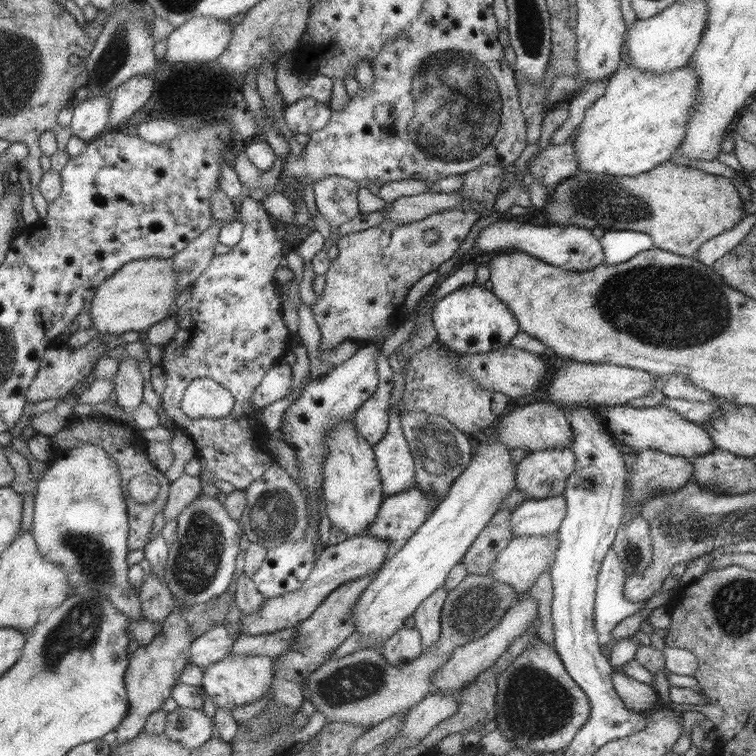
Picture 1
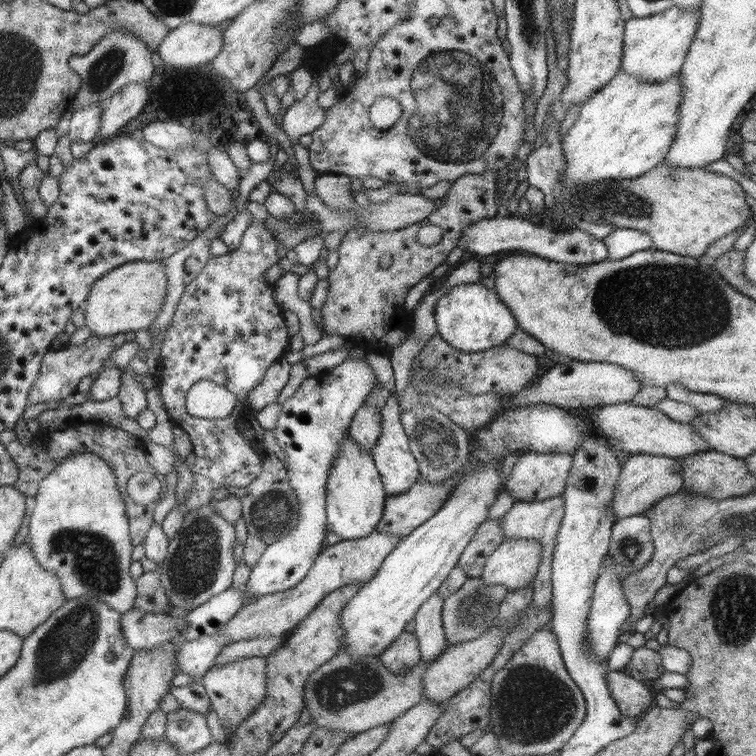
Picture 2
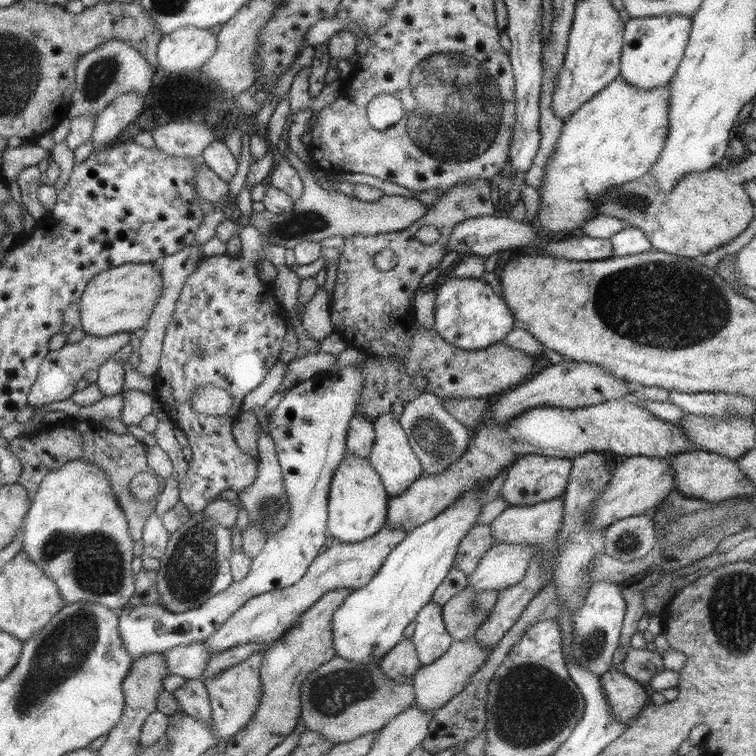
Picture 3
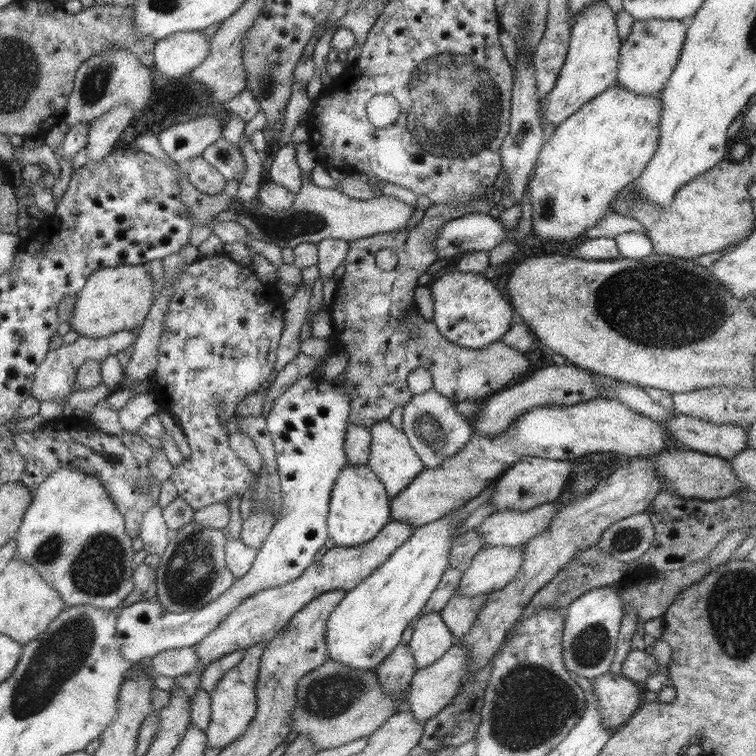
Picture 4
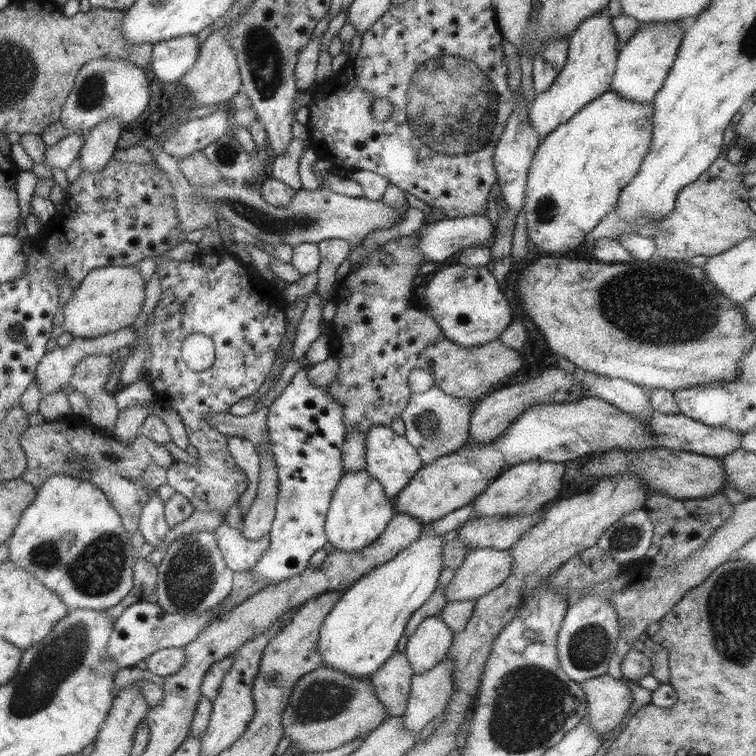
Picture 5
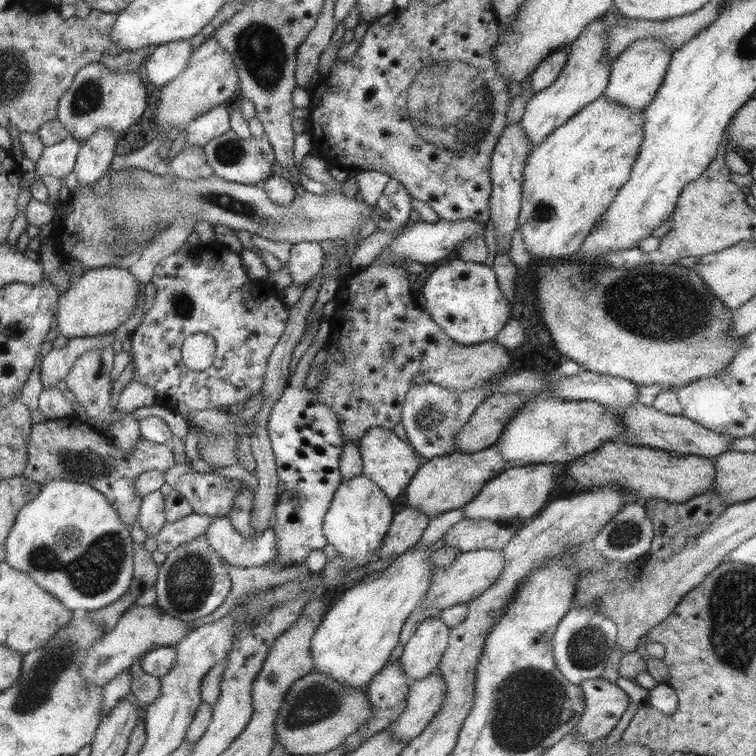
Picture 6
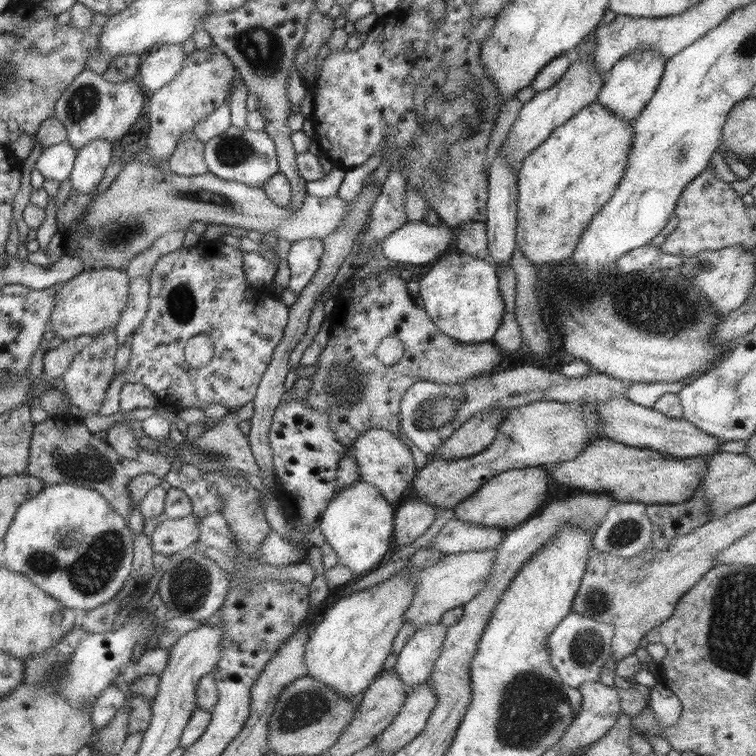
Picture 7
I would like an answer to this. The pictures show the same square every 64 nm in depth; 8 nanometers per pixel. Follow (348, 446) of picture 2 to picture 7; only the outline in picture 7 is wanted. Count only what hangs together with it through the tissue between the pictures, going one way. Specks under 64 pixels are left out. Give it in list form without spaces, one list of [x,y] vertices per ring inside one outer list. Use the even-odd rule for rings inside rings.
[[[355,480],[347,488],[335,492],[329,504],[325,507],[320,530],[325,541],[335,551],[337,560],[349,568],[356,578],[368,574],[381,565],[388,557],[393,534],[393,508],[391,504],[363,480]]]

